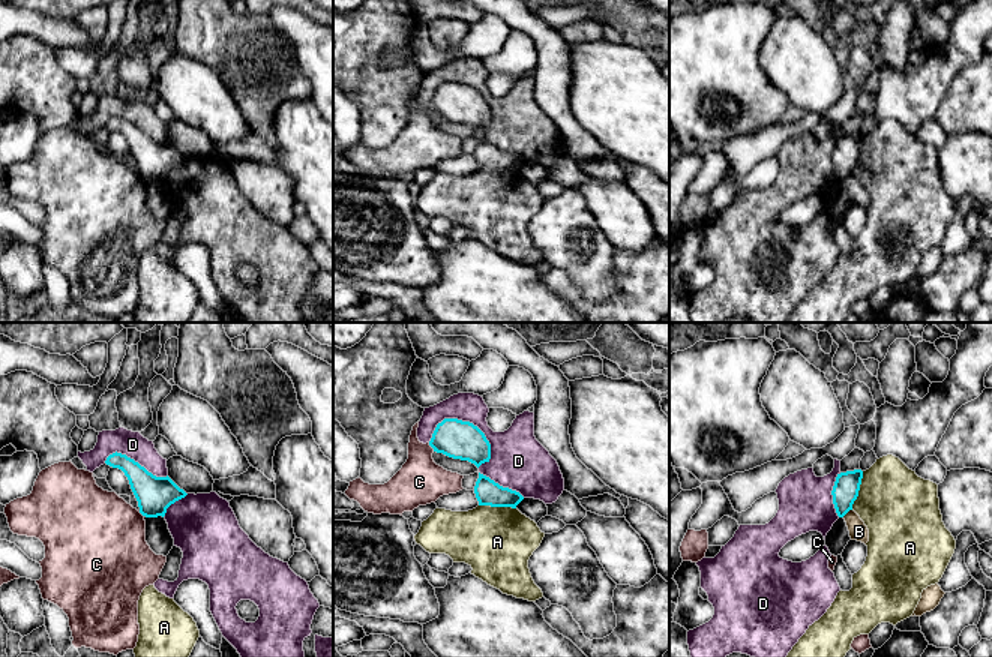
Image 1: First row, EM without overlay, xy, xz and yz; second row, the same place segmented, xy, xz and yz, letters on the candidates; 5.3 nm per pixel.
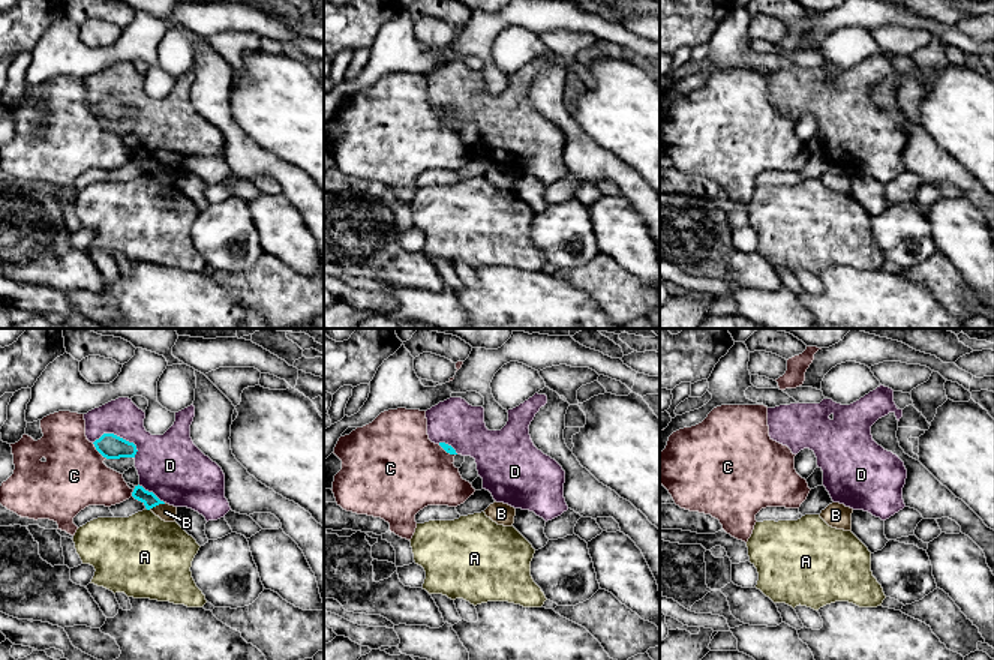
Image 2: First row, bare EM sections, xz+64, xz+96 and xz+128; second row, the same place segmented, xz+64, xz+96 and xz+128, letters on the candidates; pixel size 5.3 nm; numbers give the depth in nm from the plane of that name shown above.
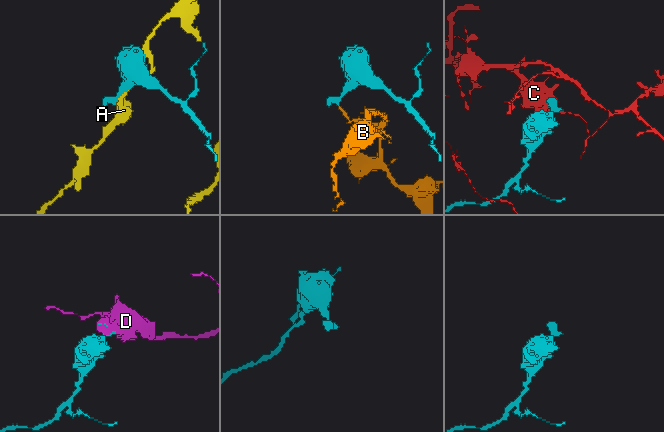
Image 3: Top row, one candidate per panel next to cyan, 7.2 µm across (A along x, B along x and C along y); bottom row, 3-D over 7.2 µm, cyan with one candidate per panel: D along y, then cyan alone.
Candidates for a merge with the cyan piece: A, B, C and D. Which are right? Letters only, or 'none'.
none

